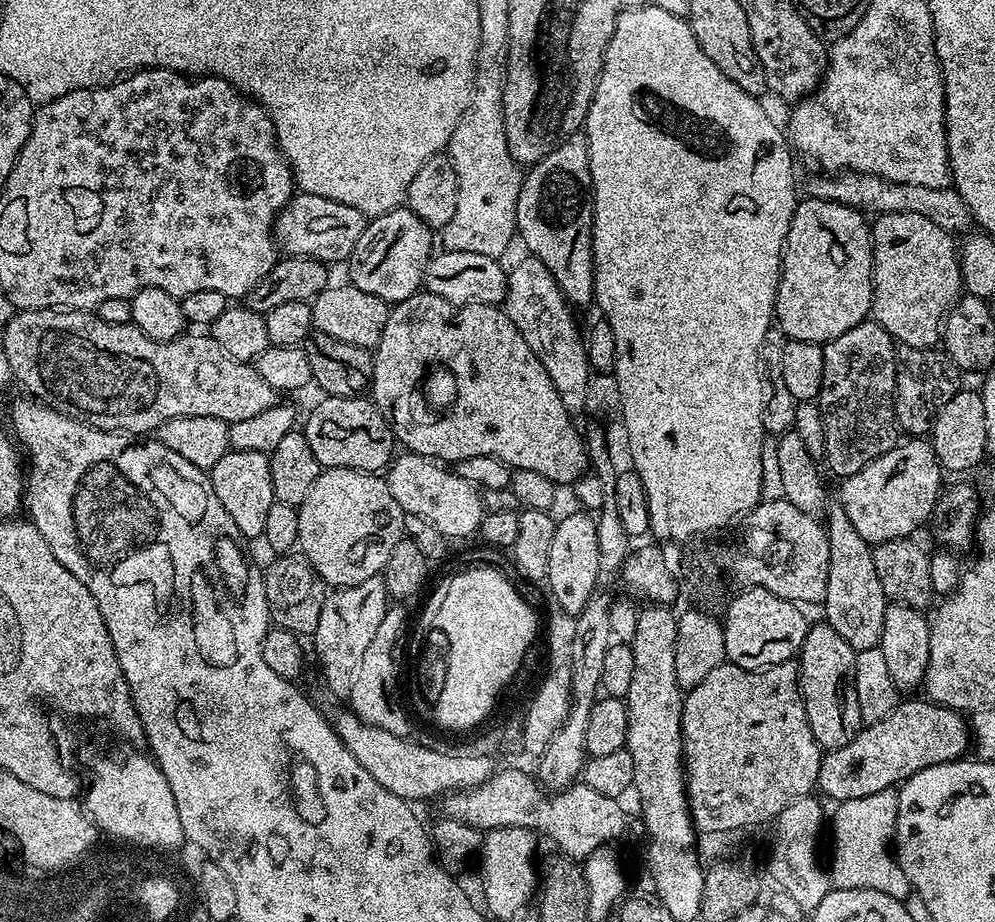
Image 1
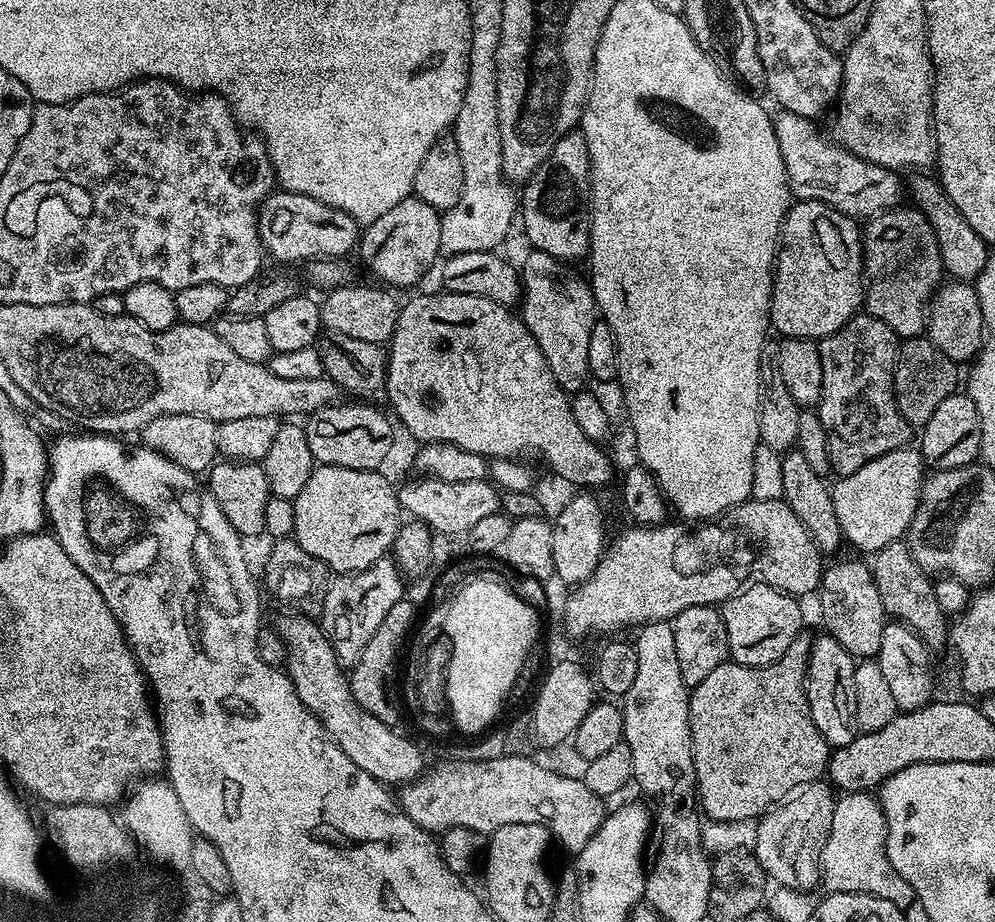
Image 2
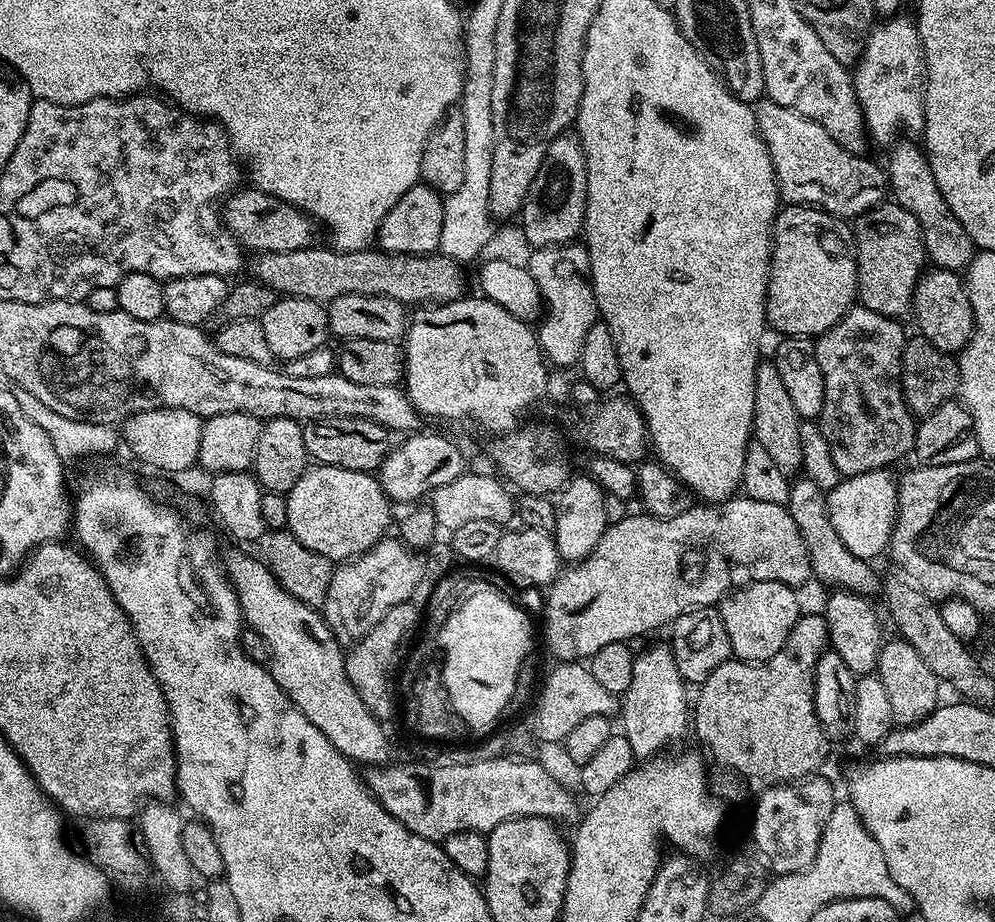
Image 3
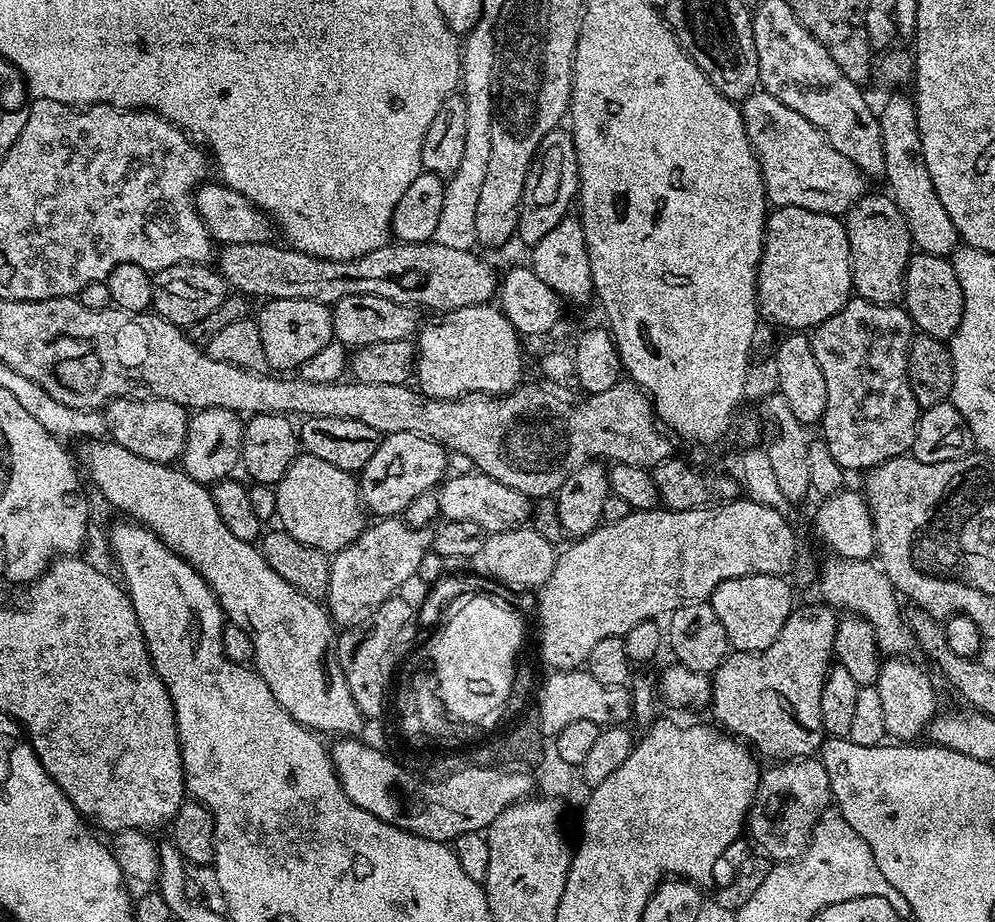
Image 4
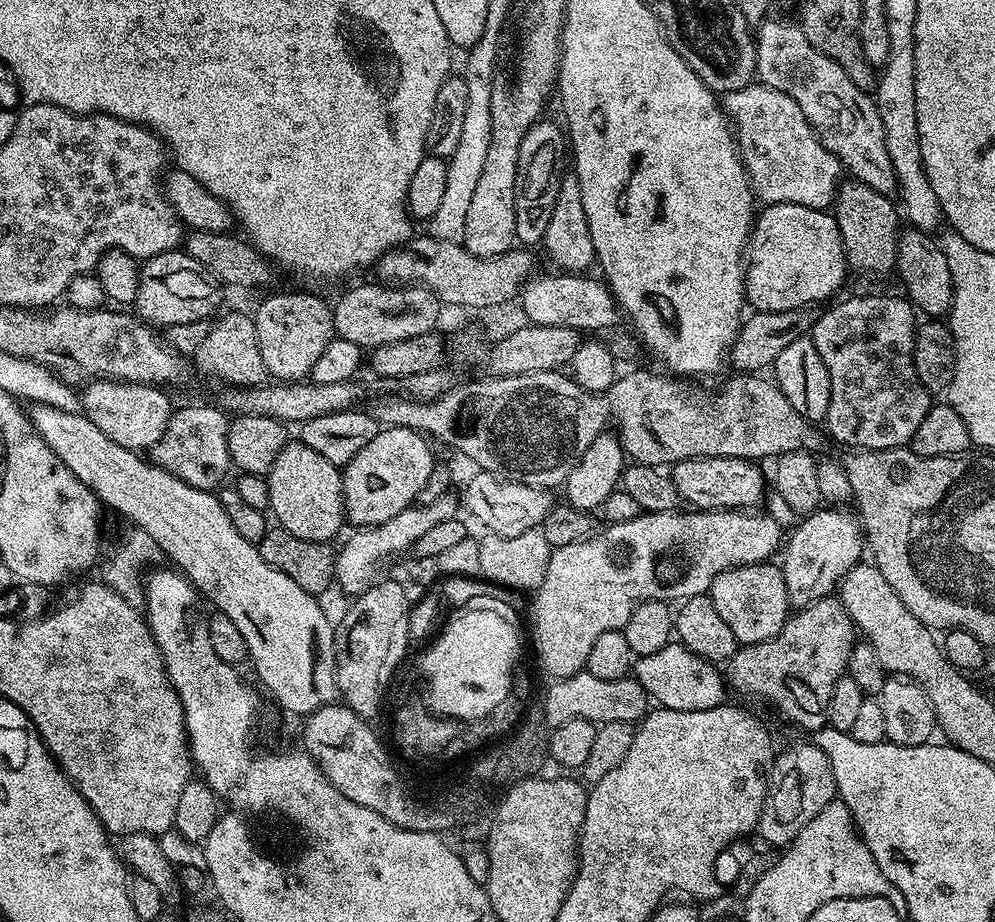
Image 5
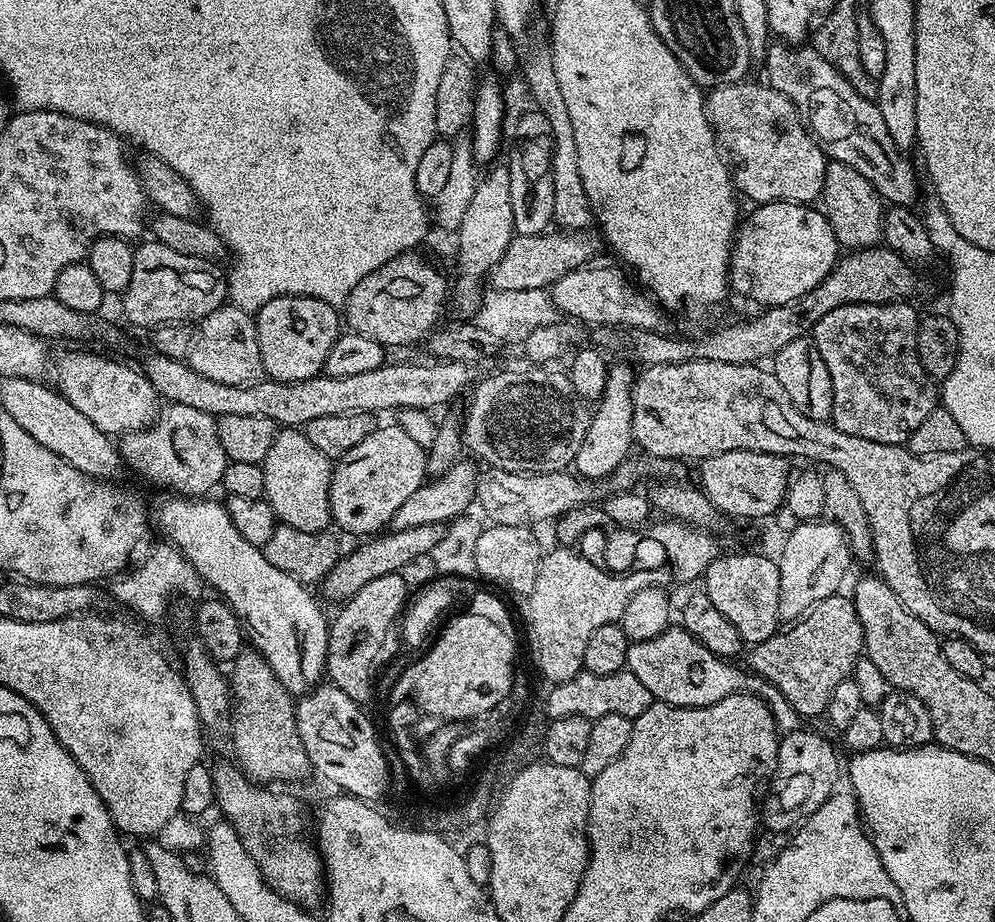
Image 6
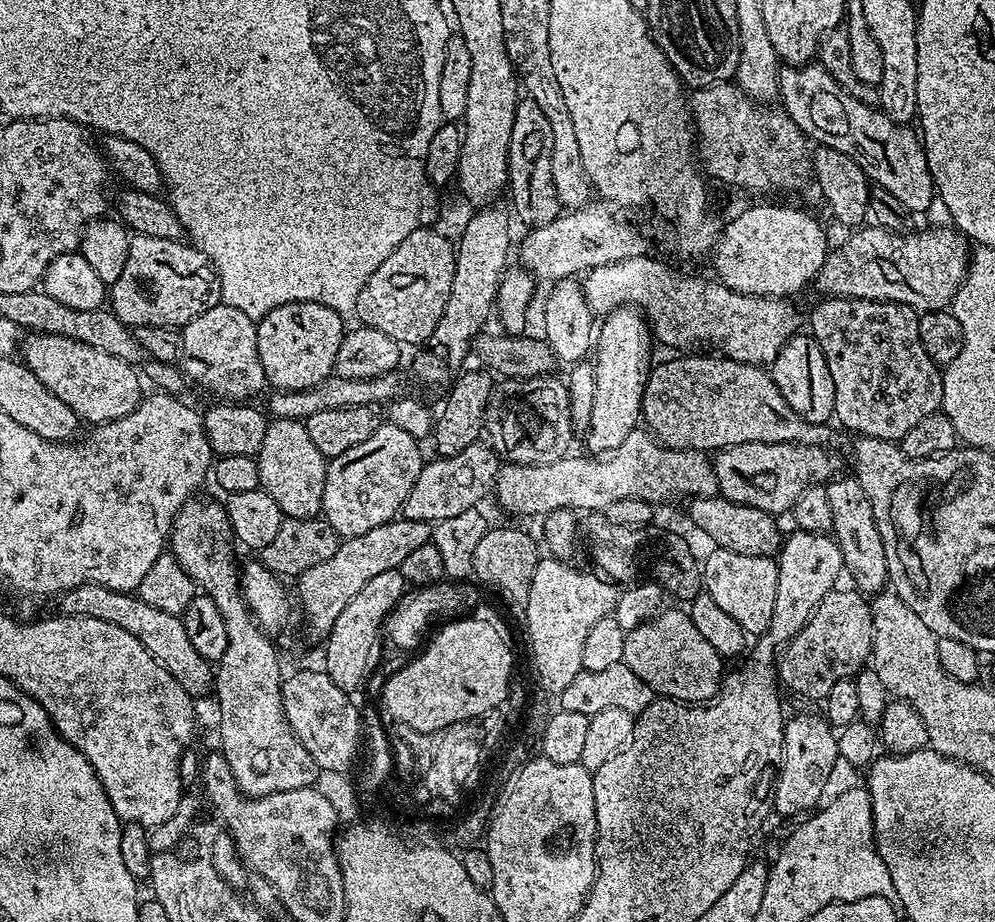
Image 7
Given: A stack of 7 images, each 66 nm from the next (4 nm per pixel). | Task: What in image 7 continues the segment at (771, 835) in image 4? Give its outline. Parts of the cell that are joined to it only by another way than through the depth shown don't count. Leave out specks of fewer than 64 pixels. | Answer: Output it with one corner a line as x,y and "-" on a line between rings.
820,714
796,716
793,720
791,717
785,723
782,758
771,799
774,808
781,812
781,817
796,818
811,813
821,803
820,795
840,760
836,737
832,725

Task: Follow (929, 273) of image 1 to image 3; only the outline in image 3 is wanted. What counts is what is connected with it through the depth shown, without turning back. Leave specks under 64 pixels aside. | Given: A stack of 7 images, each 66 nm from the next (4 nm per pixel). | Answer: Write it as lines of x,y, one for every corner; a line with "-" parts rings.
885,202
855,217
856,291
861,305
883,316
907,317
912,310
916,283
926,268
918,218
895,202

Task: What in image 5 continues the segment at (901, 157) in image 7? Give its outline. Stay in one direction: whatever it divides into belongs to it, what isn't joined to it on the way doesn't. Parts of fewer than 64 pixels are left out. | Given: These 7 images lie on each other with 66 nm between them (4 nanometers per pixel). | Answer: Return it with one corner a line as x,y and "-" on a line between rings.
765,18
754,32
759,83
782,90
798,102
798,110
802,110
822,146
840,159
849,177
878,190
878,194
891,197
896,191
896,175
890,154
886,154
886,134
873,97
858,90
858,86
846,78
838,62
814,50
814,46
806,42
799,23
772,19

